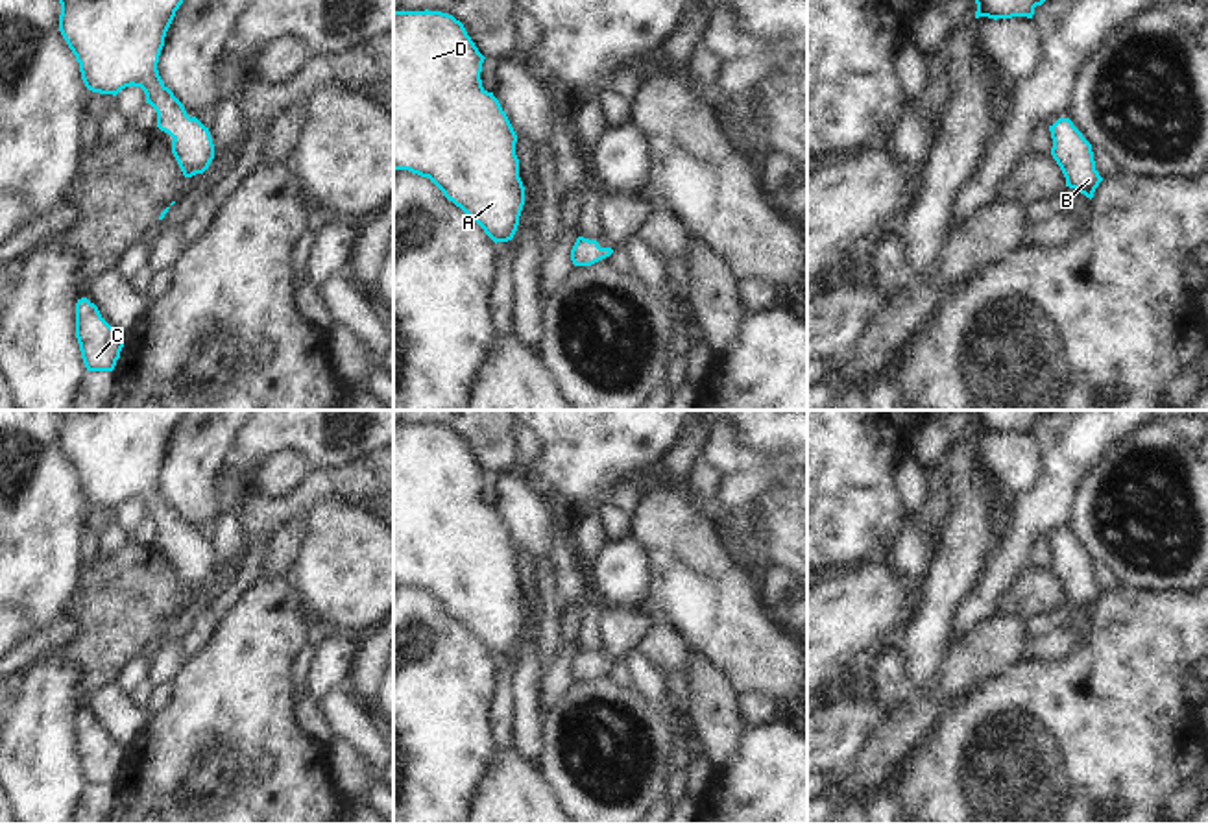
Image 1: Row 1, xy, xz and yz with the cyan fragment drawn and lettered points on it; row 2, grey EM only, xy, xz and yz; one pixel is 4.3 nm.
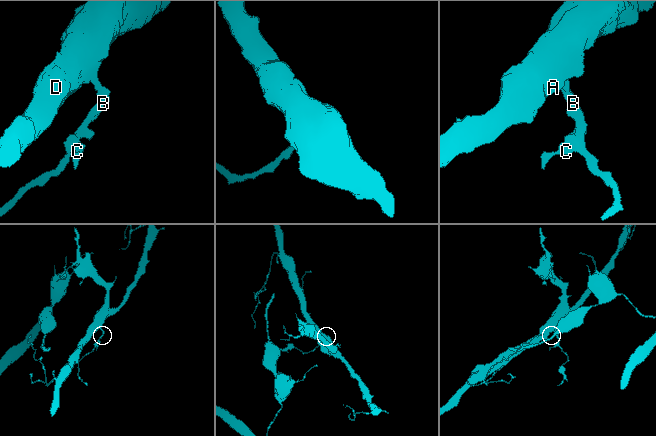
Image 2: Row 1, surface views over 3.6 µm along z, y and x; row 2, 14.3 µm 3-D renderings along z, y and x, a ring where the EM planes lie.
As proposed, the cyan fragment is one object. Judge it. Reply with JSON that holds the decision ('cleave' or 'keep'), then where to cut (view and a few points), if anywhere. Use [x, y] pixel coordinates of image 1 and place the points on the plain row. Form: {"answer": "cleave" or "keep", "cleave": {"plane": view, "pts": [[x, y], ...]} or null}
{"answer": "keep", "cleave": null}

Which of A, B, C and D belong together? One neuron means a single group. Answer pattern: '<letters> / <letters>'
A B C D

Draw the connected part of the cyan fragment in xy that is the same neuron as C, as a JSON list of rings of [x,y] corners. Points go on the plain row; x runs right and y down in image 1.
[[[87,711],[76,717],[76,752],[87,785],[113,785],[124,761],[124,746],[111,741]]]

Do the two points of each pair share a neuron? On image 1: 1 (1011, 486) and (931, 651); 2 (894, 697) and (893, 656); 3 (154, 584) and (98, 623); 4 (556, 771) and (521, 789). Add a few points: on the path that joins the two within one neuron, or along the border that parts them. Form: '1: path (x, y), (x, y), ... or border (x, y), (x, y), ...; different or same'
1: border (981, 460), (987, 477), (1009, 505); different
2: path (893, 688), (893, 666); same
3: path (141, 590), (135, 590), (111, 614); same
4: border (536, 769), (560, 804); different

